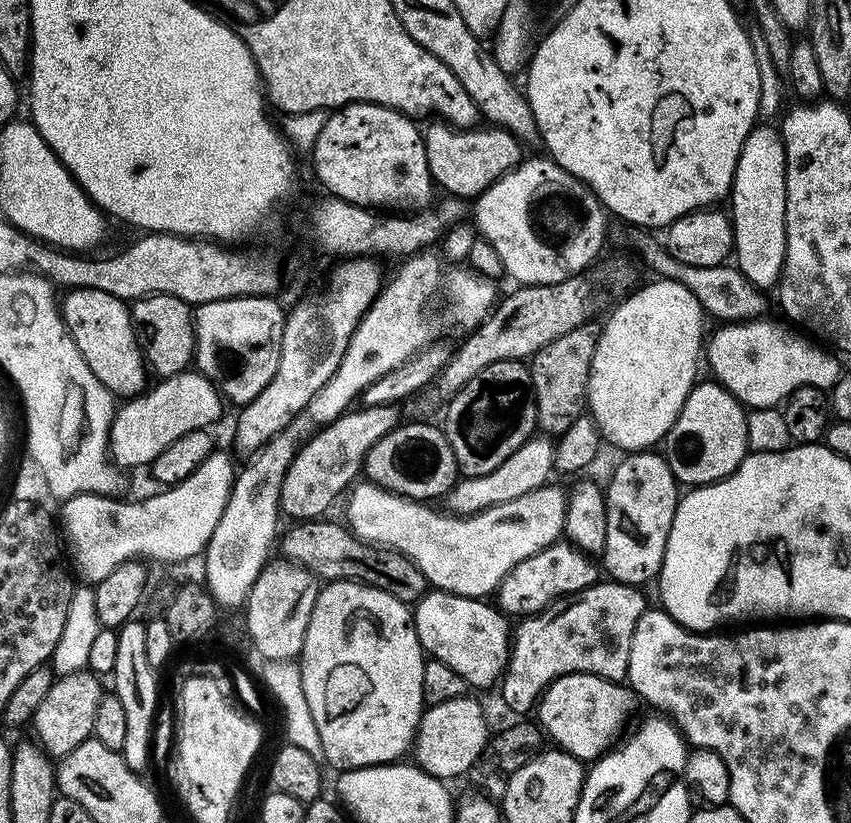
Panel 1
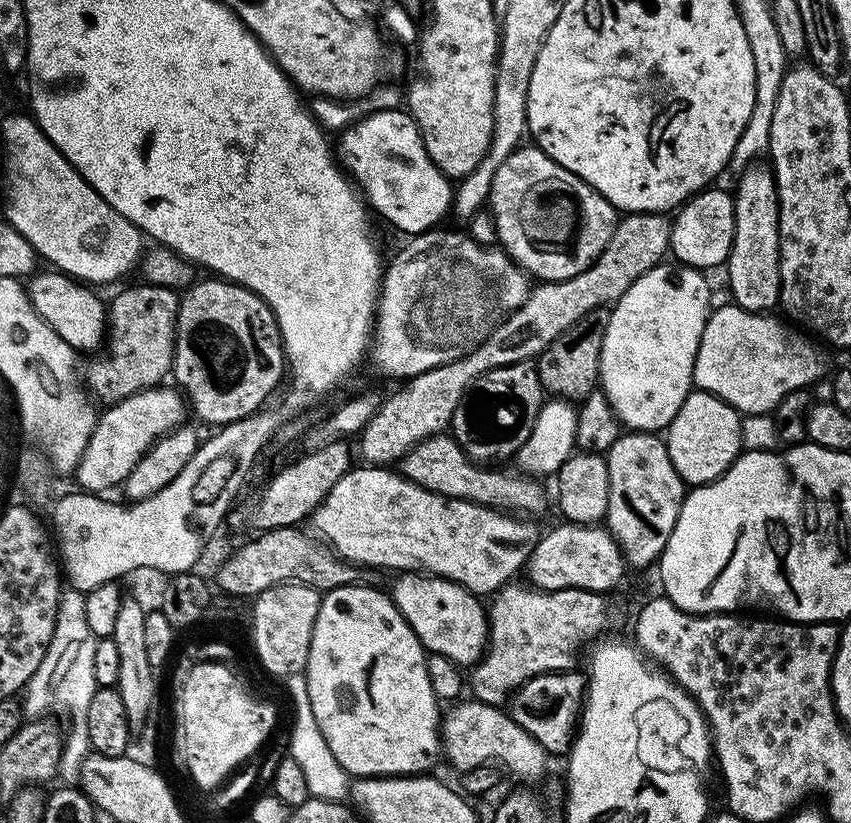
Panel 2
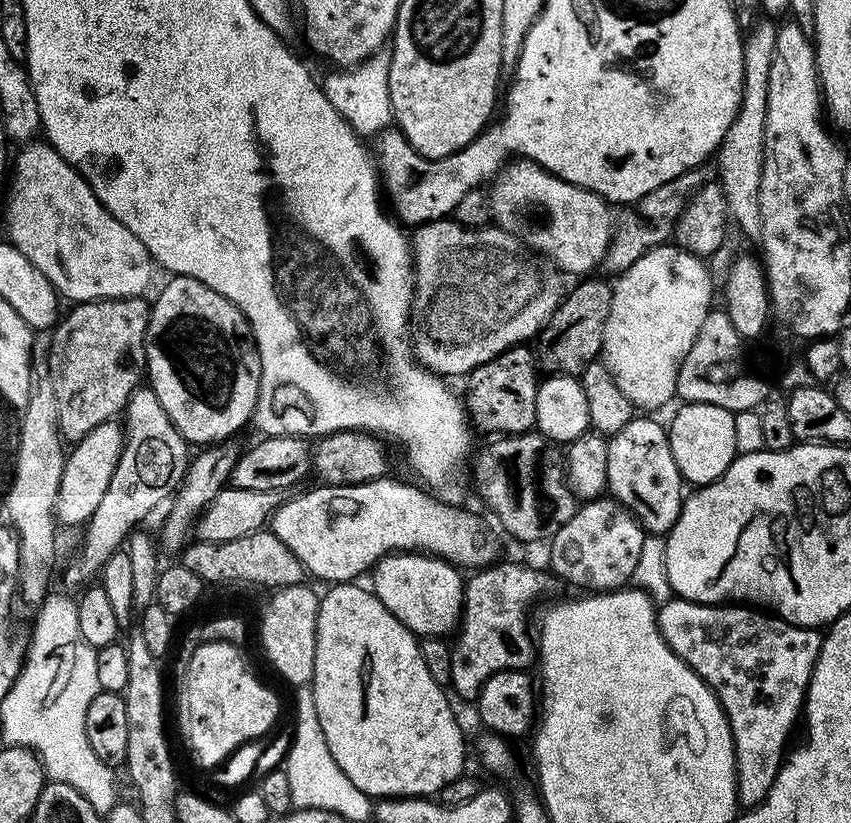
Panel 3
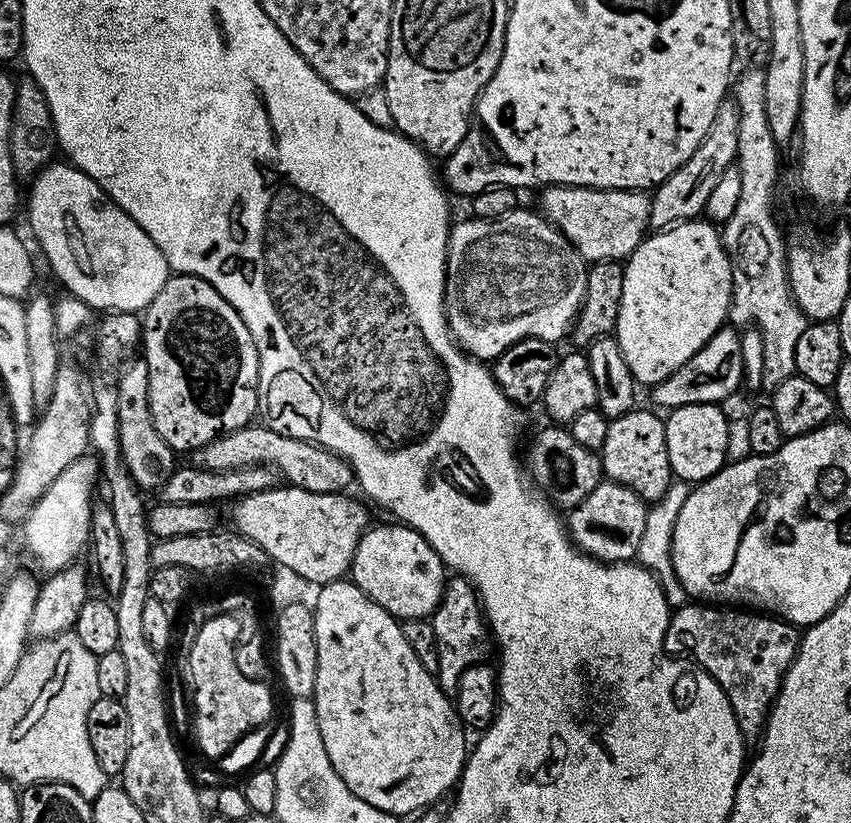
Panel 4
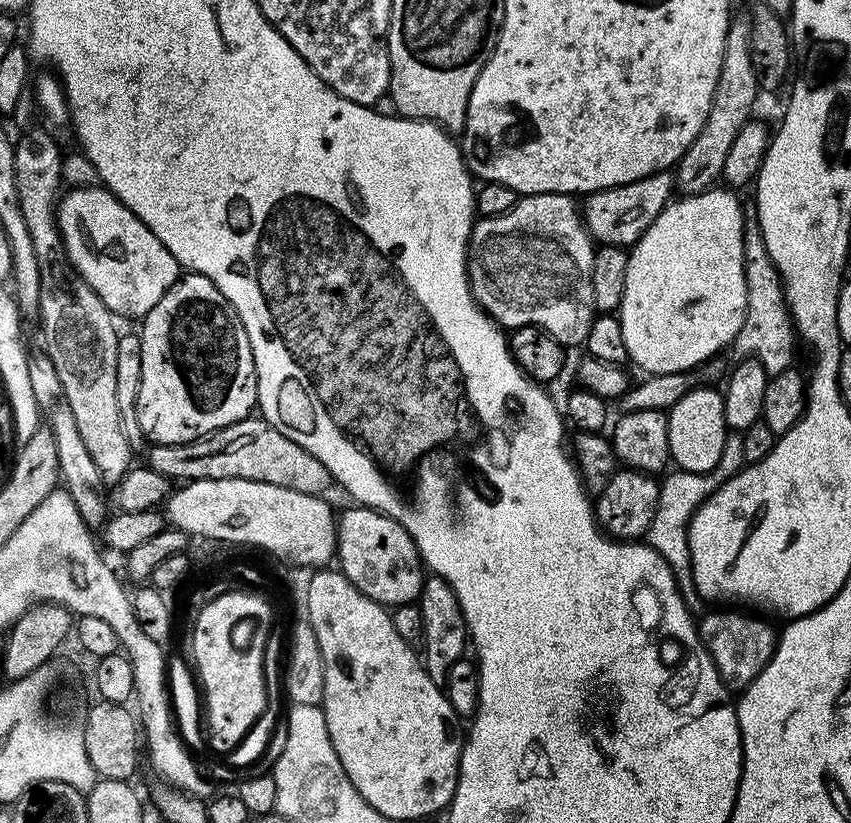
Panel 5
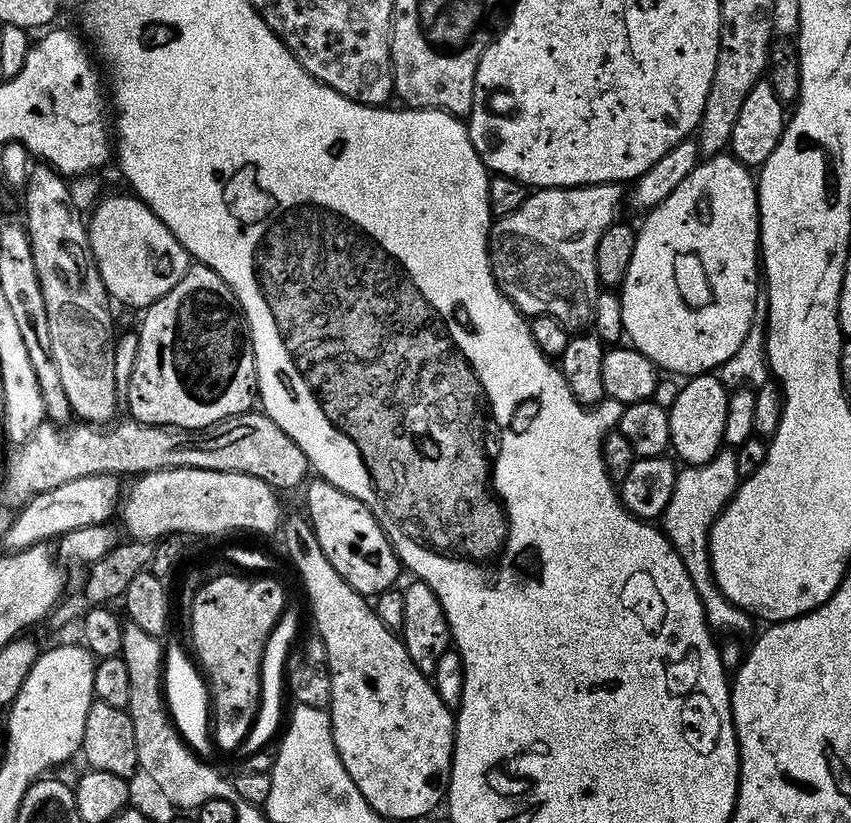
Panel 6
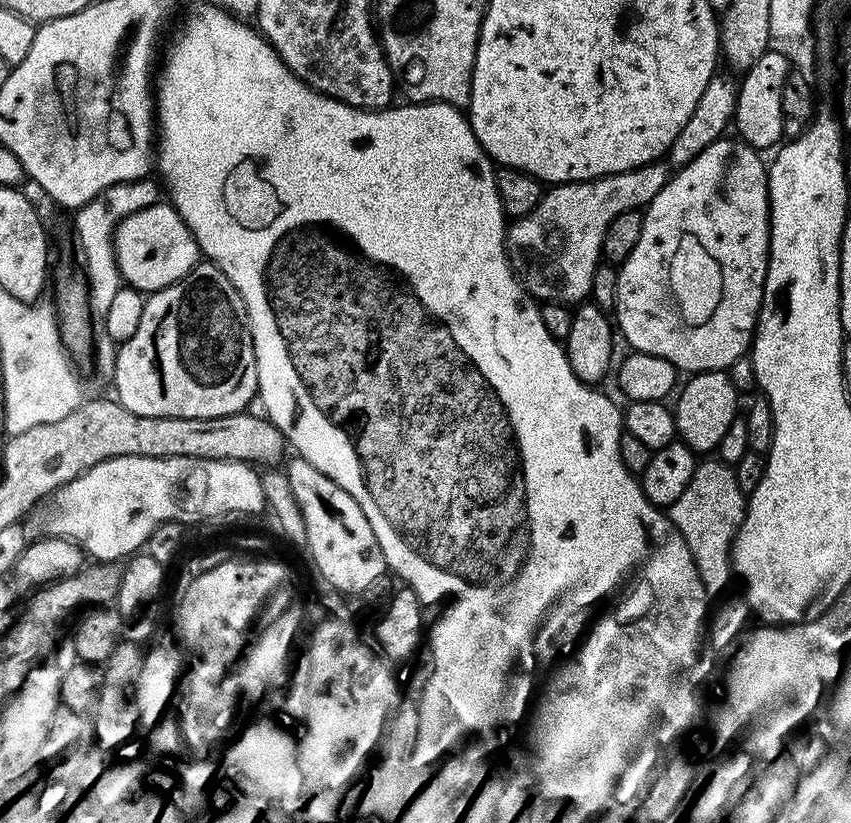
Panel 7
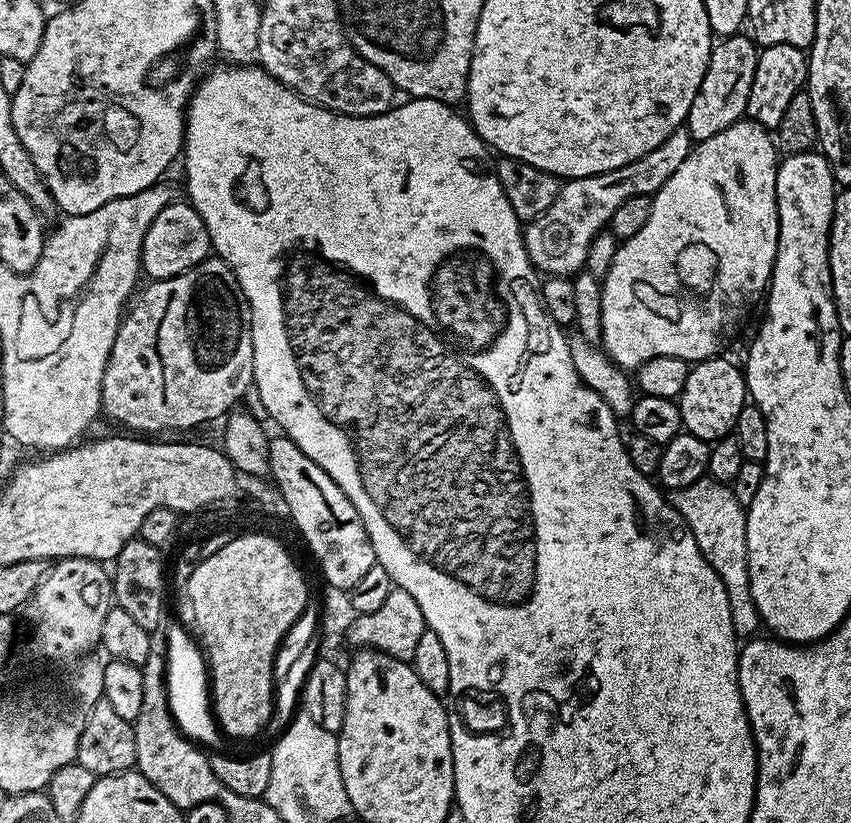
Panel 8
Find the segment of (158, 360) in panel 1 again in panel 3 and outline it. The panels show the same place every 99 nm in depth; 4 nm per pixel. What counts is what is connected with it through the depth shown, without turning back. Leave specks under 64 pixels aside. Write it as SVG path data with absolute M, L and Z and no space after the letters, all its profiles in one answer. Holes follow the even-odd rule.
M127 296L121 300L86 300L77 303L73 307L76 309L63 319L64 349L60 352L60 373L54 376L54 387L58 426L65 441L75 442L86 438L94 426L116 420L128 407L134 390L141 387L146 376L146 357L150 352L148 331L154 325L154 308L146 301L144 296Z

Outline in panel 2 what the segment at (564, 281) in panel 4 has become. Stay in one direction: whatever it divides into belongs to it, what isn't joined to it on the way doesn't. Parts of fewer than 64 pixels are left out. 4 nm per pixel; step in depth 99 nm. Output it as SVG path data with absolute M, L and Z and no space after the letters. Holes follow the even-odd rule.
M433 230L431 232L422 232L418 236L413 236L407 242L408 245L397 254L391 261L387 261L383 277L380 282L380 298L376 301L376 326L370 345L370 360L376 363L376 368L384 376L400 376L399 378L411 378L430 370L434 366L442 366L446 362L454 362L462 358L467 352L473 352L486 337L491 334L497 324L504 317L509 316L522 302L526 302L530 291L530 280L523 268L519 268L513 262L507 252L499 246L487 248L478 242L474 242L472 237L460 232L440 232Z

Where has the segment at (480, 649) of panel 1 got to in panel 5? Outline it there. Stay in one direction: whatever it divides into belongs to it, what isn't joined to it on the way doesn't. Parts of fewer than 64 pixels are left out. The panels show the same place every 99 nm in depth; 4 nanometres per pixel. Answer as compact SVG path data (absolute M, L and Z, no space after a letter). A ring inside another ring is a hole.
M351 506L338 516L336 556L339 571L355 588L385 606L419 601L426 579L416 543L398 522L372 508Z

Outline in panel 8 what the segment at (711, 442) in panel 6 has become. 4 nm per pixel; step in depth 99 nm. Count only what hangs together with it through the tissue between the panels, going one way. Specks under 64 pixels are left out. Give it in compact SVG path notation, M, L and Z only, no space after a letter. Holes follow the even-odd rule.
M720 359L693 363L688 370L686 386L678 397L683 431L709 442L733 435L738 414L742 414L742 406L746 402L746 381L743 371L739 367L735 368L730 361Z

